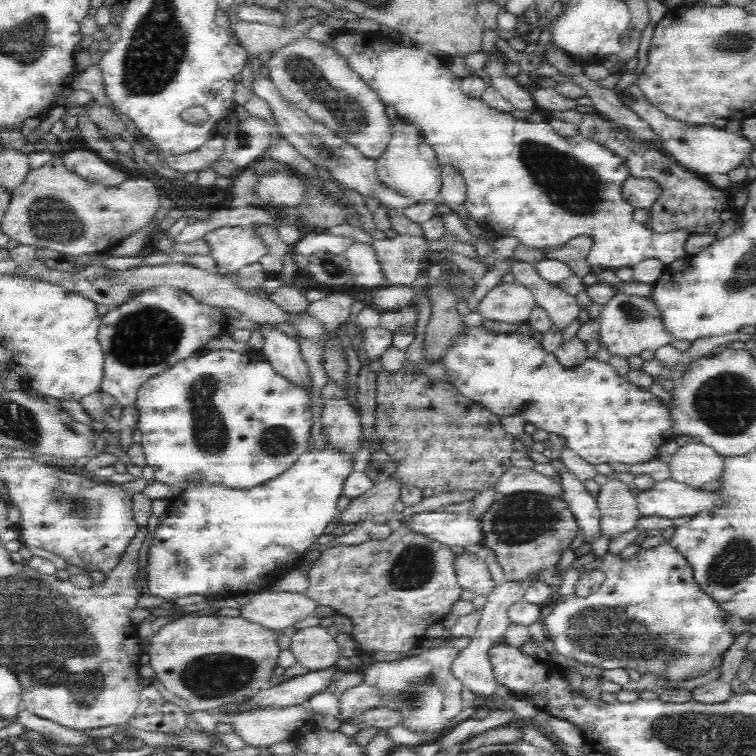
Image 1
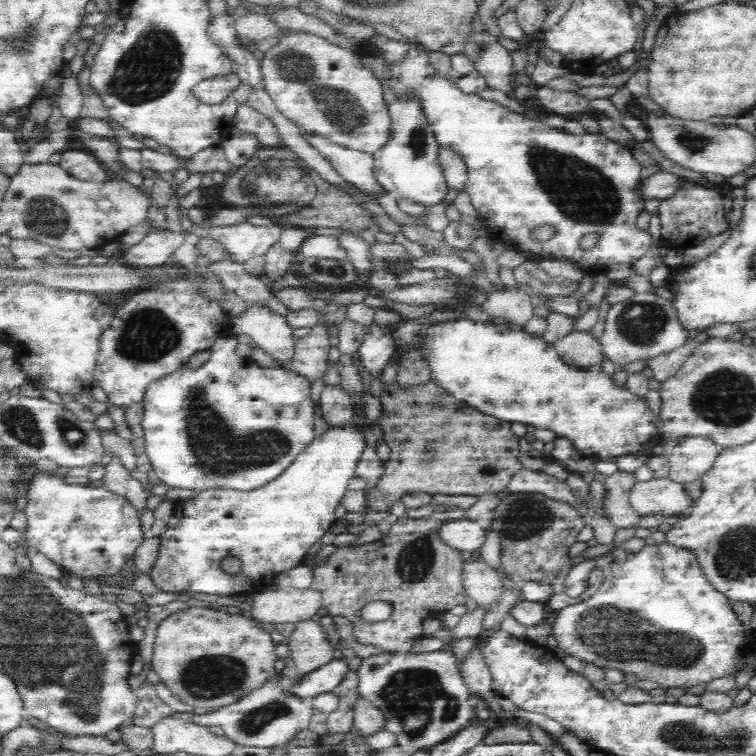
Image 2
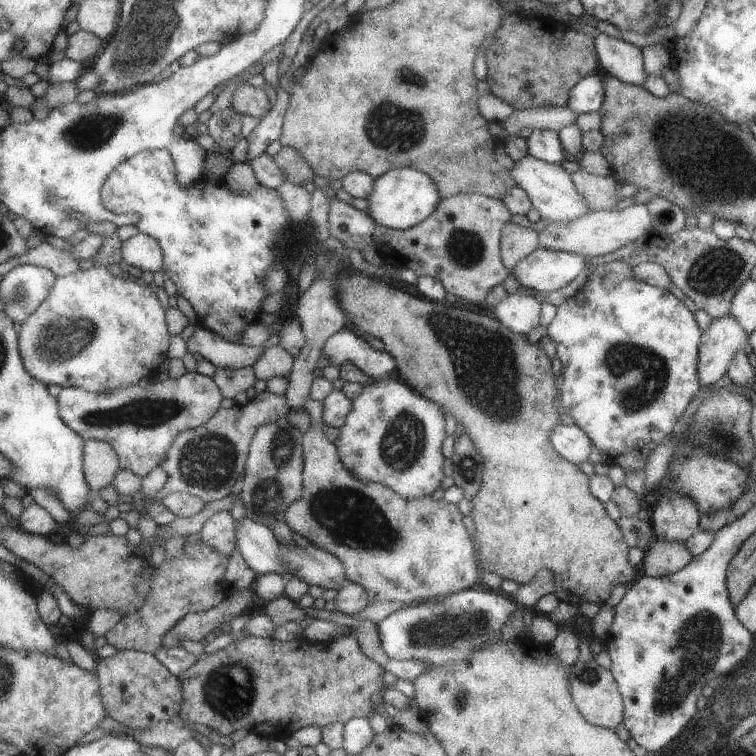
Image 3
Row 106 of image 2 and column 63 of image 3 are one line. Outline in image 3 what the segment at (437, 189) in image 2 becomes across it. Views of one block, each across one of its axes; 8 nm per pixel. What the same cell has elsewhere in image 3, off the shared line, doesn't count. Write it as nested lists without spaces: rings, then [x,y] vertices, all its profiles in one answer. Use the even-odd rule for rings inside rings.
[[[197,371],[160,383],[151,380],[146,387],[137,383],[104,393],[65,387],[57,396],[65,424],[86,441],[97,439],[112,444],[123,468],[141,478],[166,459],[168,449],[182,432],[202,427],[213,419],[224,397],[214,377],[209,378]]]

